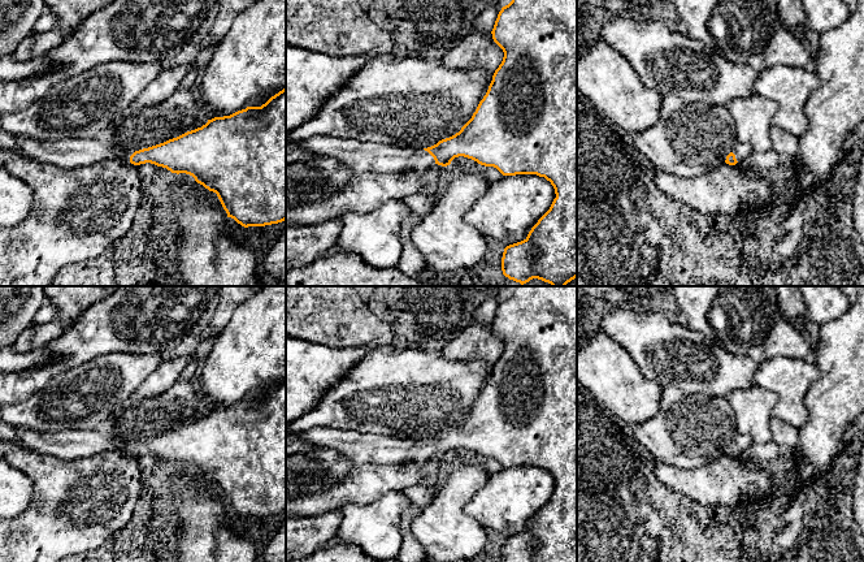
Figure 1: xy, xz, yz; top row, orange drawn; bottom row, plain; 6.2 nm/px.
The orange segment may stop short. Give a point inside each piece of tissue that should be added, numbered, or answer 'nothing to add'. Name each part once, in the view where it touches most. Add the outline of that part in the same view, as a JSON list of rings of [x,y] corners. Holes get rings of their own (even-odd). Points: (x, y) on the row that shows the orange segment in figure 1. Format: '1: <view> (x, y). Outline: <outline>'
1: xz (360, 156). Outline: [[[286,134],[286,143],[298,144],[318,156],[333,156],[356,173],[398,173],[407,169],[422,173],[435,164],[424,148],[407,150],[378,142],[314,137],[295,143]]]

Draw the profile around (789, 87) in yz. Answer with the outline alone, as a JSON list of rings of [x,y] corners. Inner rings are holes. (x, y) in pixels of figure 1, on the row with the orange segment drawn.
[[[777,65],[759,72],[755,92],[777,104],[772,127],[800,138],[808,129],[804,105],[819,86],[820,79],[812,66]]]

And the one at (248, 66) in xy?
[[[259,0],[236,14],[230,30],[214,47],[201,81],[203,111],[208,120],[230,116],[247,107],[261,107],[286,87],[286,0]]]

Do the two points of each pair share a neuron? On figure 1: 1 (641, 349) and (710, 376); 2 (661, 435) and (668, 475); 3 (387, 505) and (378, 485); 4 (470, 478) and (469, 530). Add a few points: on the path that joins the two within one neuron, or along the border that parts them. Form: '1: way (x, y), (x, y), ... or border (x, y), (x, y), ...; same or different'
1: way (658, 349), (682, 357), (693, 363); same
2: border (655, 459), (681, 468), (697, 468); different
3: border (400, 489), (394, 489), (365, 502), (354, 501); different
4: way (457, 491), (457, 517); same

